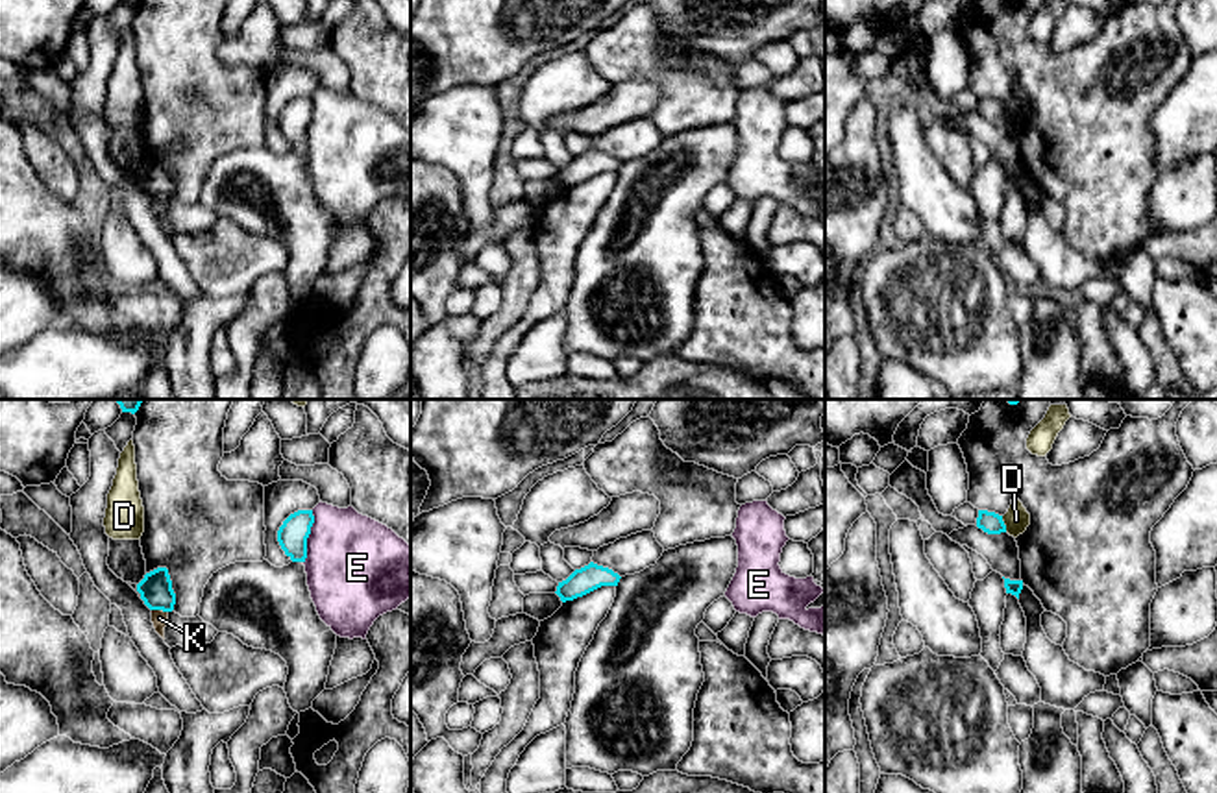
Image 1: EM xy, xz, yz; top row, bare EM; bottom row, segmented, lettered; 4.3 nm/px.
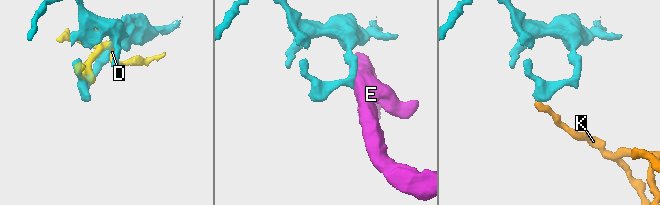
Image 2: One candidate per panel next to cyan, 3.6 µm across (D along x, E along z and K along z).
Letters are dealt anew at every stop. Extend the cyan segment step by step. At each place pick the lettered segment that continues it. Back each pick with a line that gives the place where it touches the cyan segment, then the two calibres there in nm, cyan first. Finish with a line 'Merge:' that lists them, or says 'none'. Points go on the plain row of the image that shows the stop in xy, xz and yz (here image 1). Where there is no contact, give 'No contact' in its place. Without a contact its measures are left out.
Merge: none

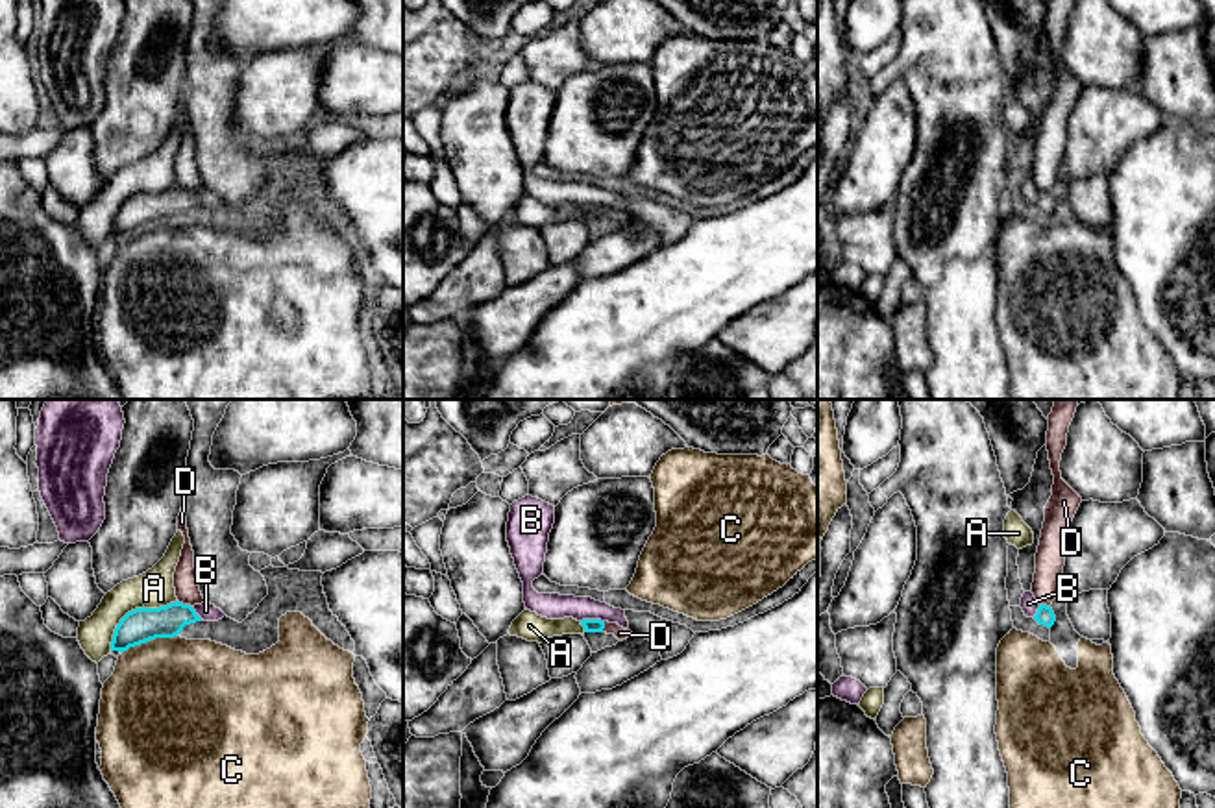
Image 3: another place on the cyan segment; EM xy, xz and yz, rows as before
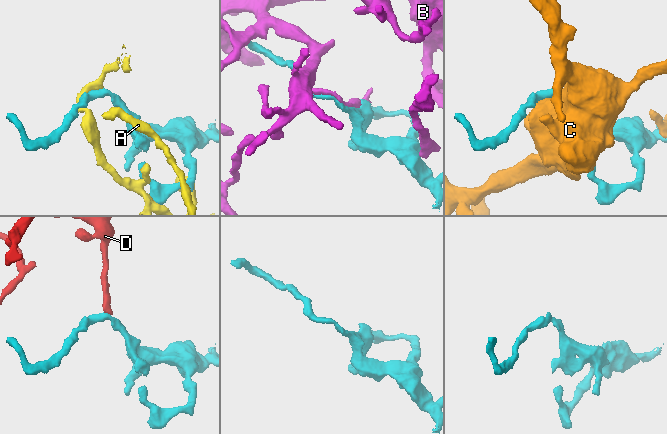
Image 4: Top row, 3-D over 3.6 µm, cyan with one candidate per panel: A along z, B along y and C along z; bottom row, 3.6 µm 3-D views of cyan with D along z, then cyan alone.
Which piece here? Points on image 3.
Merge: none

